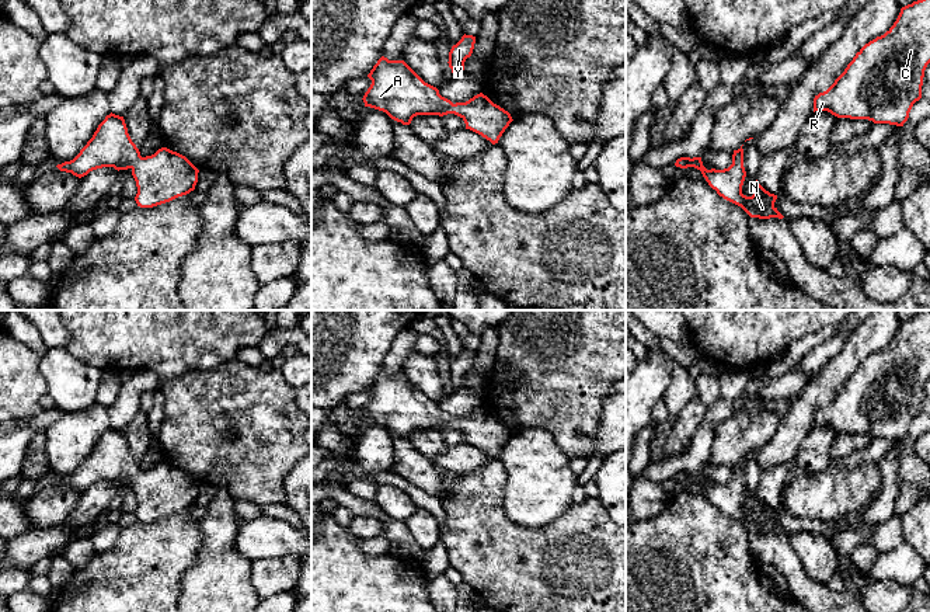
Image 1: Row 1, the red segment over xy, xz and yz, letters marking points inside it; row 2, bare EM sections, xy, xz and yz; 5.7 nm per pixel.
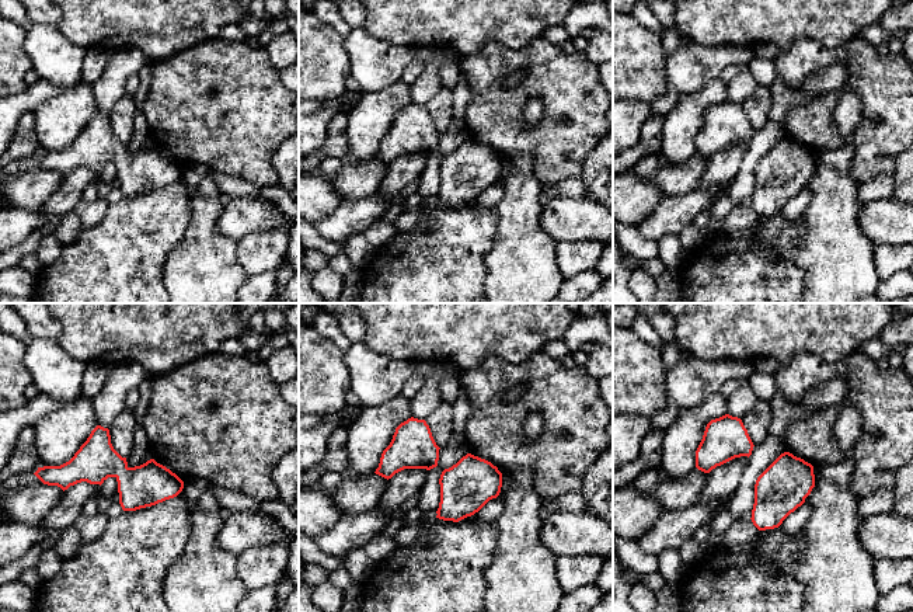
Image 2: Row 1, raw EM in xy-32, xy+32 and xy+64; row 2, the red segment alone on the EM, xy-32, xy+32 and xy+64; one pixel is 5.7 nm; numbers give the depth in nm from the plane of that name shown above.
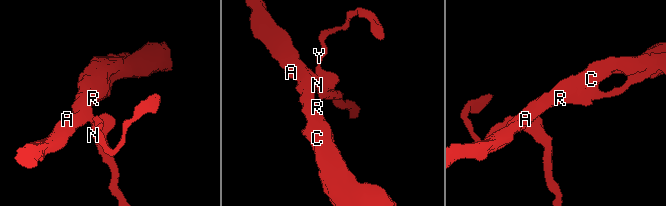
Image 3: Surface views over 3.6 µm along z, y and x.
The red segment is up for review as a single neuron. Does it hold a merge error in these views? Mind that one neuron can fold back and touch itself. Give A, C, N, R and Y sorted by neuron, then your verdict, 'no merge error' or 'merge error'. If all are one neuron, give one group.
A C N R Y | no merge error

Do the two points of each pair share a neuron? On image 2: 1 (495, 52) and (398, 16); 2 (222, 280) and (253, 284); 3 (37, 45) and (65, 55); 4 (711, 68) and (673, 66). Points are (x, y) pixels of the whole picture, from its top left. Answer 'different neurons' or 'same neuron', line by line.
1: different neurons
2: different neurons
3: same neuron
4: same neuron

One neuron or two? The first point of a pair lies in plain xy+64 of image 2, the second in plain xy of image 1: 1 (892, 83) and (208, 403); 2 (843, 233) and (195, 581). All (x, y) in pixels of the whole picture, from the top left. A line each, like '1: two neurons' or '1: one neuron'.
1: one neuron
2: one neuron

